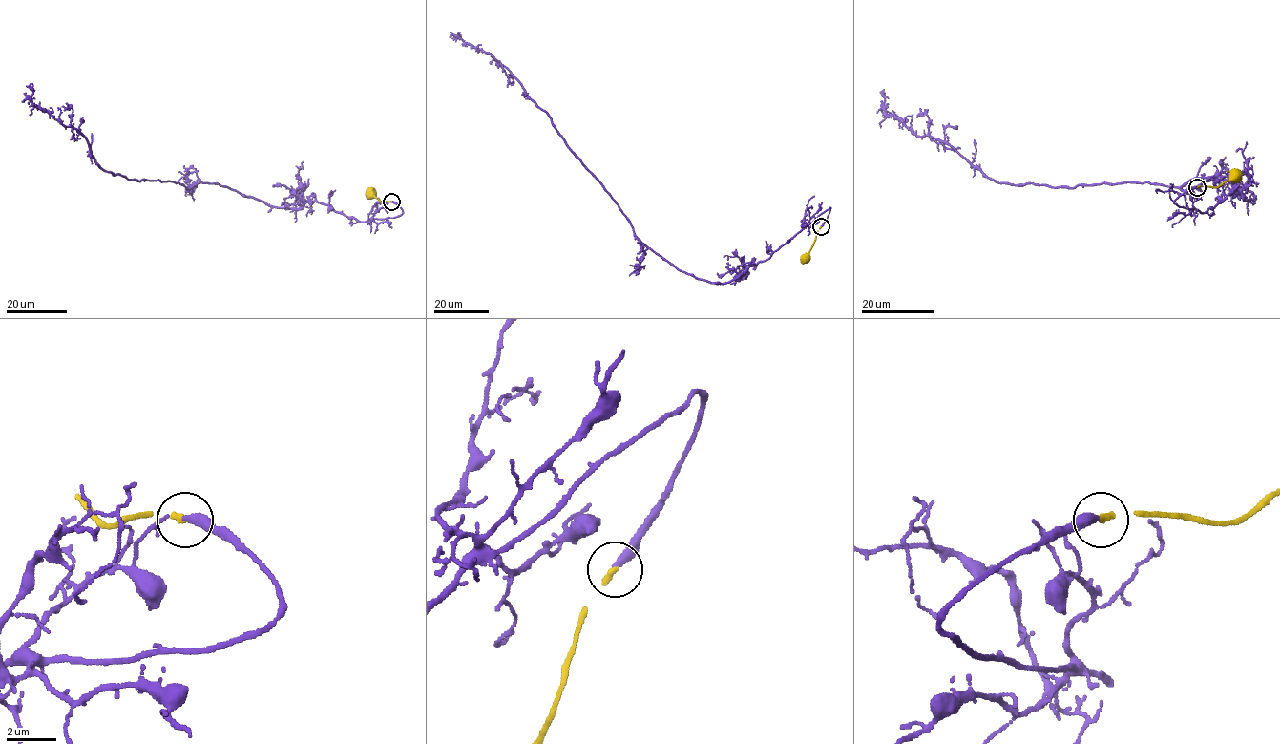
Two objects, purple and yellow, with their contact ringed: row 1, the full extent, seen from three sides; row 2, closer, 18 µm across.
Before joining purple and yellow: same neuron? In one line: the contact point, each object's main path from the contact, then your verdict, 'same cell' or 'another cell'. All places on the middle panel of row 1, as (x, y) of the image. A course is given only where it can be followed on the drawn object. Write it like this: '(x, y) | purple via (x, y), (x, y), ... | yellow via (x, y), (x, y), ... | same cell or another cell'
(821, 226) | purple via (821, 226), (829, 207), (726, 282), (677, 269), (635, 235), (511, 73), (454, 36) | yellow via (821, 227), (804, 258) | same cell

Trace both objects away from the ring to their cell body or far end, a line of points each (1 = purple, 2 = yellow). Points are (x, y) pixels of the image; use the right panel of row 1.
1: (1197, 186), (1174, 202), (1205, 212), (1235, 189), (1255, 199), (1214, 177), (997, 182), (889, 116), (883, 89)
2: (1198, 186), (1218, 187), (1234, 176)

